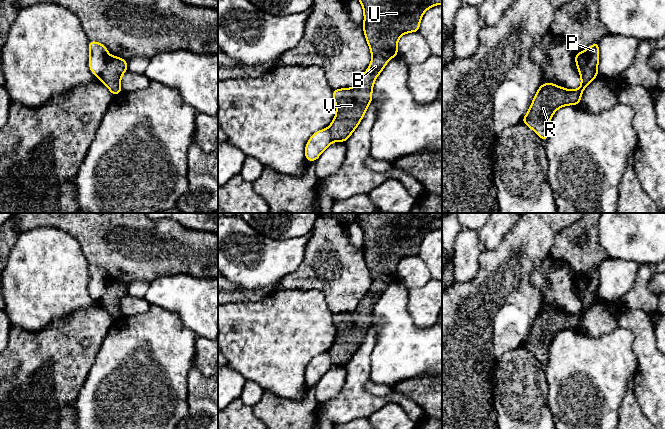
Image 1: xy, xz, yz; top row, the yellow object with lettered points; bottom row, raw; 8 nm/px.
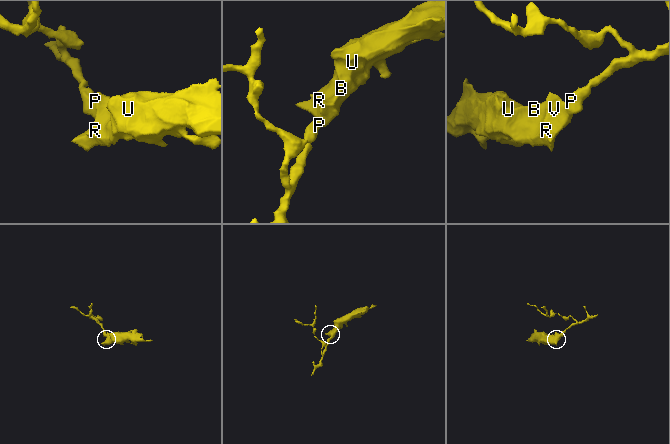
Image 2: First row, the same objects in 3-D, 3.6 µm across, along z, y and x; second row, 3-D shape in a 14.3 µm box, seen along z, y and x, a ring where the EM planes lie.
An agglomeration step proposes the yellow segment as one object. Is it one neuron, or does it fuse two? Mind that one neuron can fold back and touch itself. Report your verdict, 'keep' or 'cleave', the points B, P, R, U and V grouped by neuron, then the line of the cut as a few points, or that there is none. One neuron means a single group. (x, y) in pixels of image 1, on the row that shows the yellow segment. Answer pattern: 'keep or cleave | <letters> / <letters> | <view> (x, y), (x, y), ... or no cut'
cleave | B R U V / P | yz (581, 52), (583, 61), (597, 74)

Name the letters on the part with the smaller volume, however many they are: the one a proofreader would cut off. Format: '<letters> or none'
P

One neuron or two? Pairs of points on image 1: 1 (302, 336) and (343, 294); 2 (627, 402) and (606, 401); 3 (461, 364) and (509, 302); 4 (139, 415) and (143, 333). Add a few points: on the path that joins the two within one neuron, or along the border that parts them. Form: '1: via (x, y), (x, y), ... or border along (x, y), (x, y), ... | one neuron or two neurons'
1: border along (315, 289), (324, 296), (328, 308), (333, 313) | two neurons
2: border along (629, 380), (618, 418) | two neurons
3: via (462, 349), (494, 317) | one neuron
4: via (139, 395), (139, 374), (143, 364), (143, 353) | one neuron

